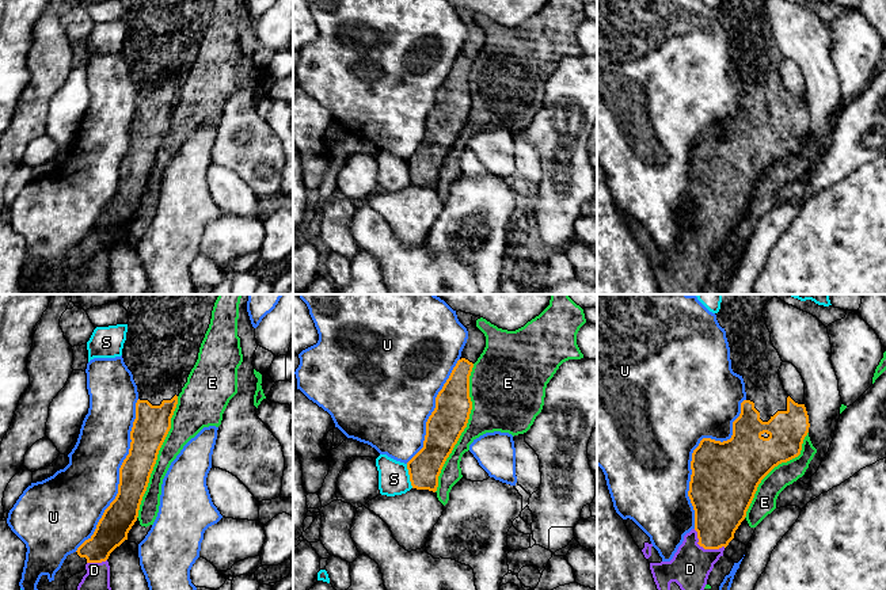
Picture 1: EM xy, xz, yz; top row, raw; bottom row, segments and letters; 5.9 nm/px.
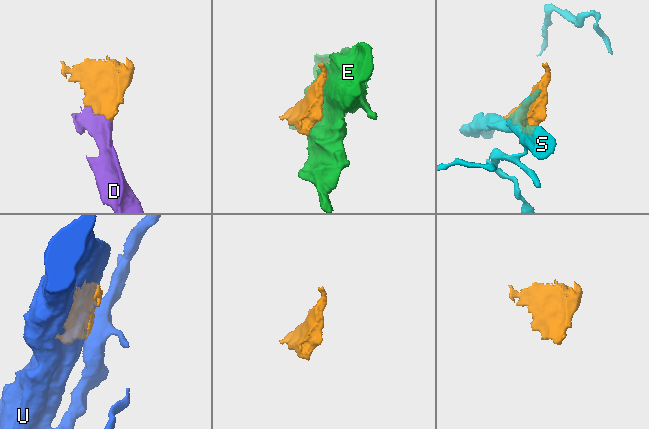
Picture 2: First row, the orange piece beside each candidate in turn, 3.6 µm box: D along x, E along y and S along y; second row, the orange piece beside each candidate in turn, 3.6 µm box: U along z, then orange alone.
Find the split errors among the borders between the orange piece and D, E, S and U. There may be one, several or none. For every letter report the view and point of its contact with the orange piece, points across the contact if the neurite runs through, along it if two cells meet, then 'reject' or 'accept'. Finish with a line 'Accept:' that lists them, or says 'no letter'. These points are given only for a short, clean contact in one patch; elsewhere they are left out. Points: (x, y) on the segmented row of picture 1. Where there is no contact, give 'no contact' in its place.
D: meets orange in yz at (704, 548); accept
E: meets orange in xz at (466, 426); reject
S: meets orange in xz at (410, 476); reject
U: meets orange in yz at (694, 450); reject
Accept: D

